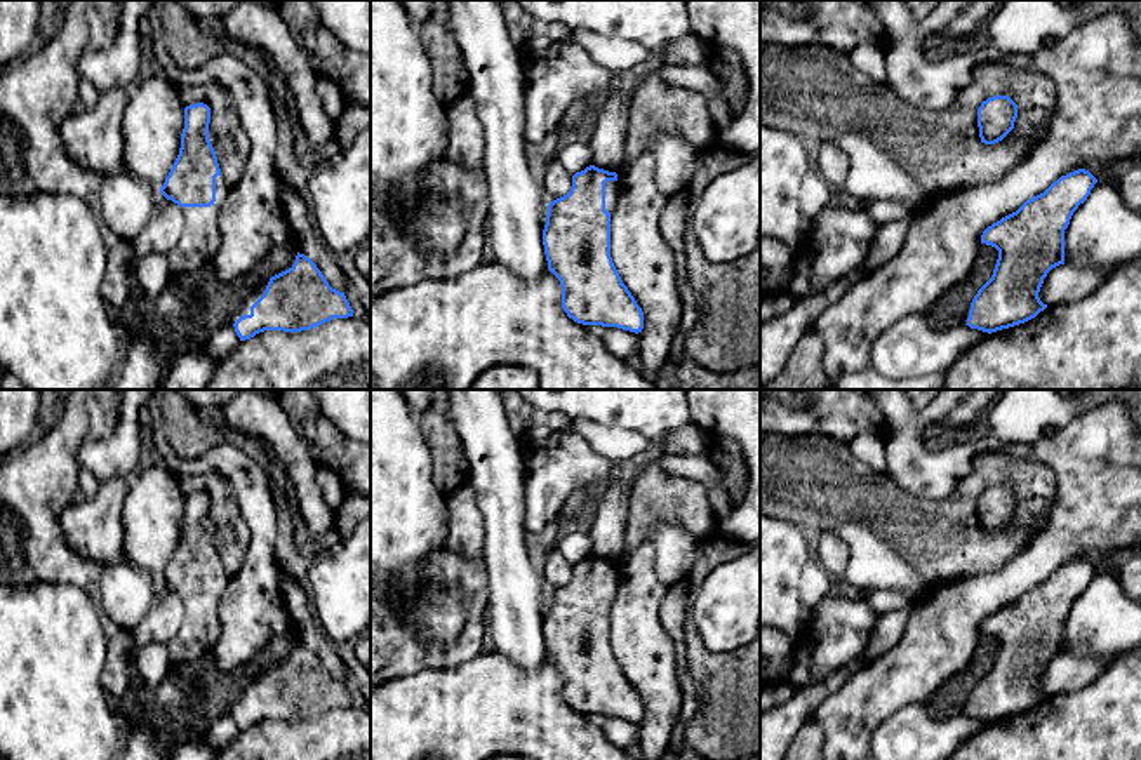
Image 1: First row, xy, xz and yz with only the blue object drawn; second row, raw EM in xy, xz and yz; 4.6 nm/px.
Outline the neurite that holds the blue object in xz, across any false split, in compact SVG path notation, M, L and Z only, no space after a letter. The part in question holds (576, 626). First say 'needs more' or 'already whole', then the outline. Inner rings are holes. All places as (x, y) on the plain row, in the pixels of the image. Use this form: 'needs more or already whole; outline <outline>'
needs more; outline M595 555L576 562L570 581L548 595L543 635L548 659L560 670L562 697L569 708L583 715L617 717L638 723L644 718L642 697L611 647L611 602L617 579L616 562Z

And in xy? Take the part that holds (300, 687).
already whole; outline M297 642L294 654L270 668L250 703L233 717L245 730L264 720L301 722L348 706L353 699L344 682L332 678L317 654Z

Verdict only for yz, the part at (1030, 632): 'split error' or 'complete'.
complete

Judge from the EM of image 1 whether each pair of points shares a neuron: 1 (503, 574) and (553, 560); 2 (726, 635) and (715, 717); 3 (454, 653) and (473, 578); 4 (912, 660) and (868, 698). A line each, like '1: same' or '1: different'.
1: different
2: different
3: same
4: same

